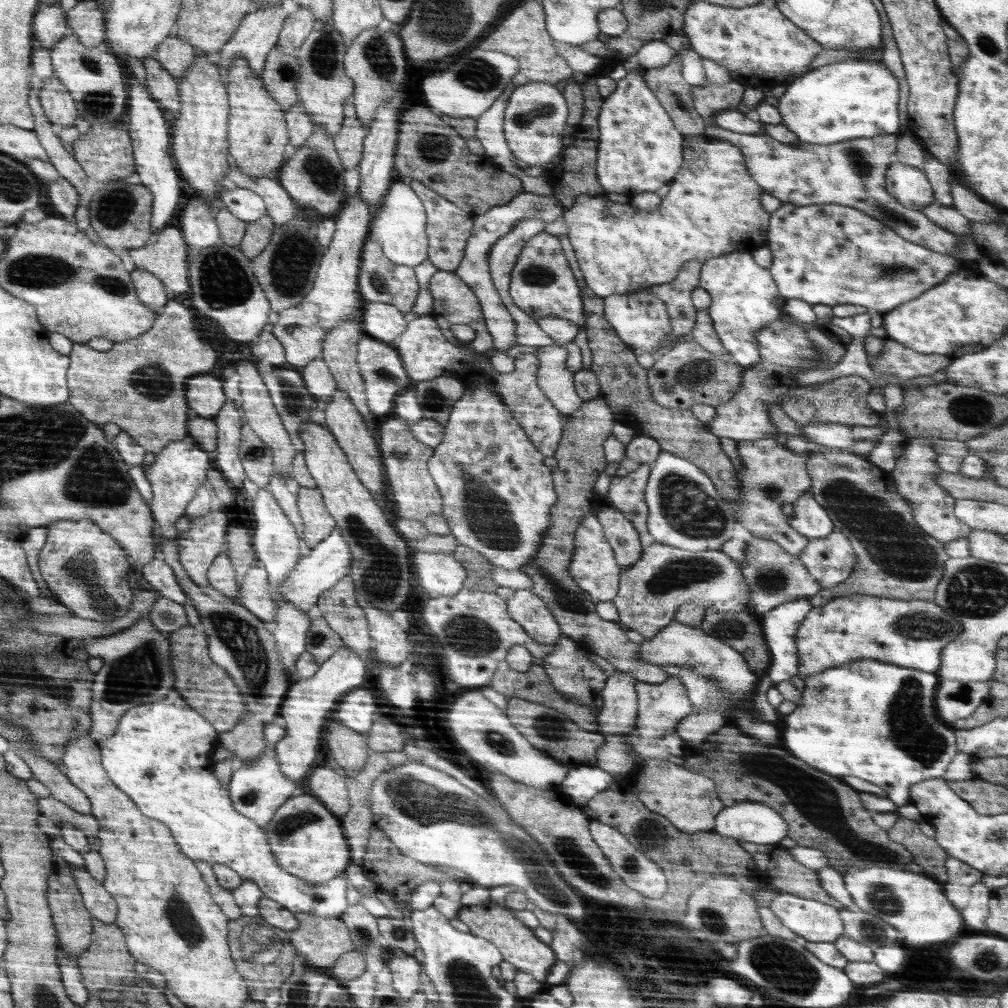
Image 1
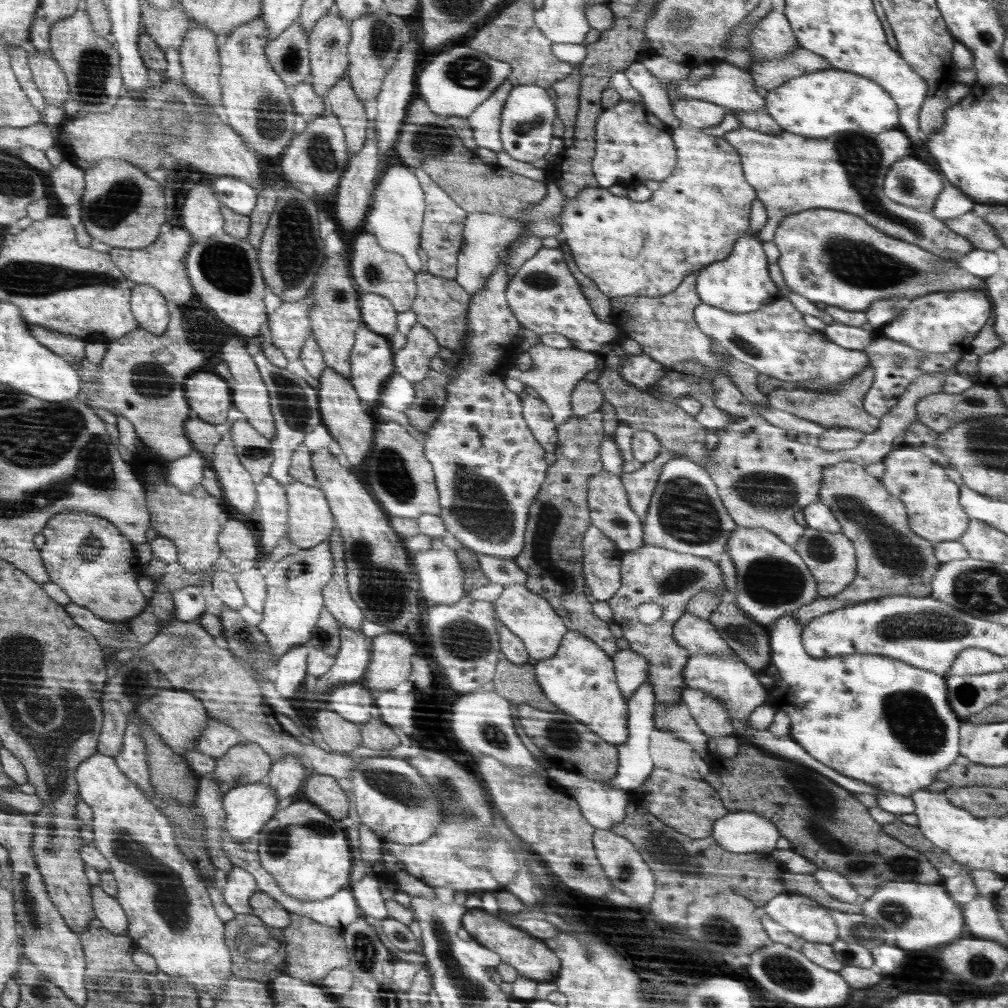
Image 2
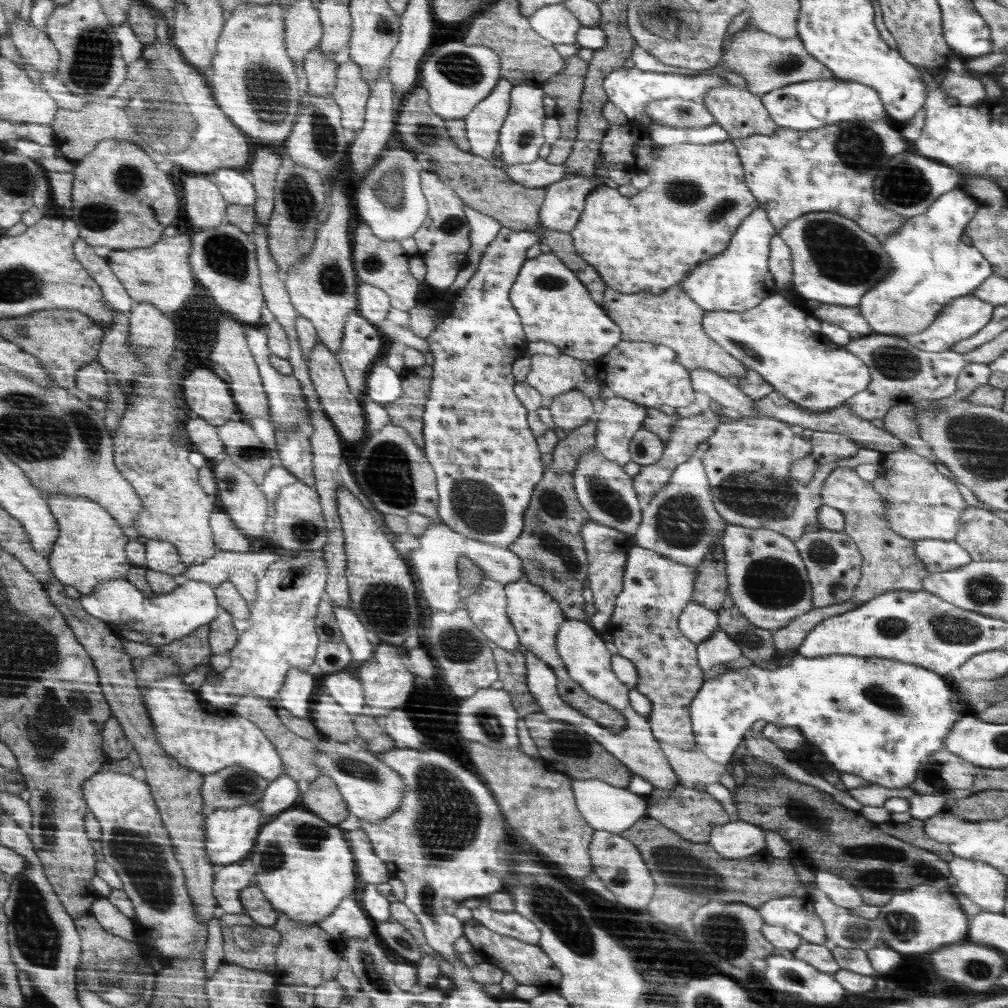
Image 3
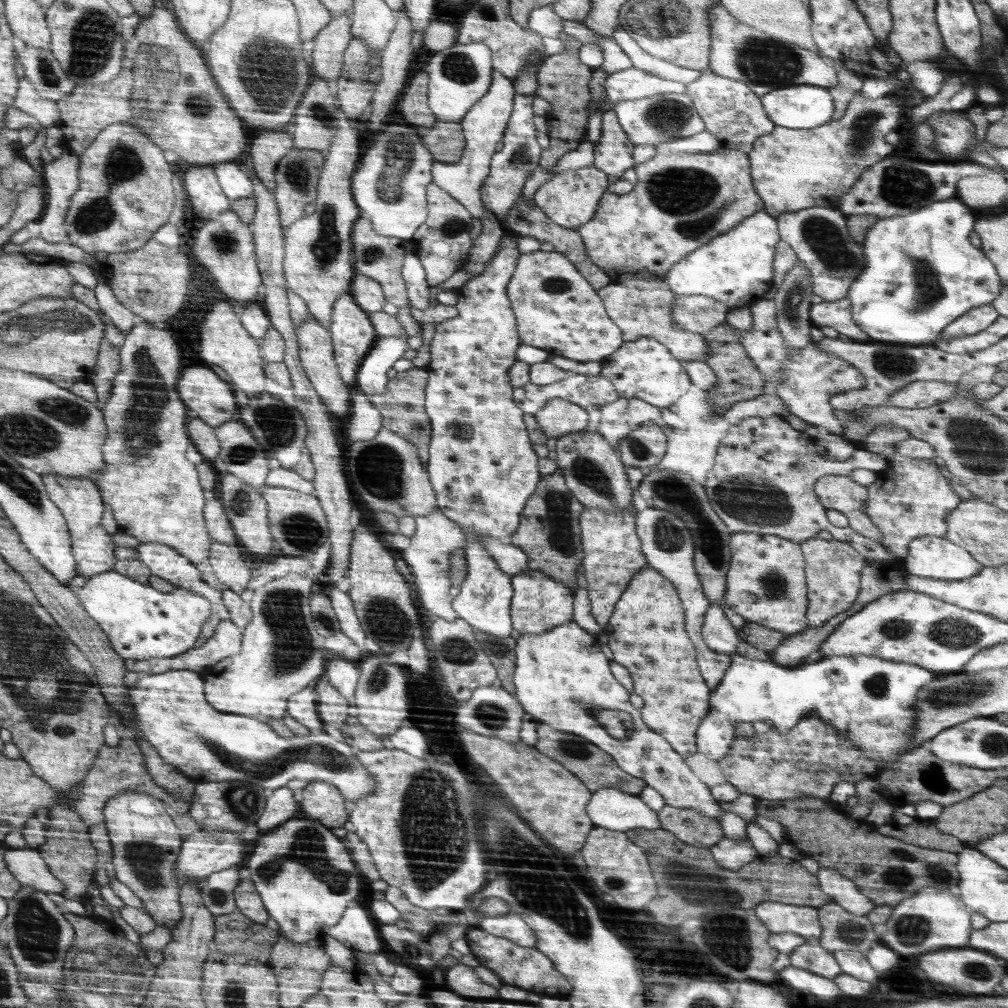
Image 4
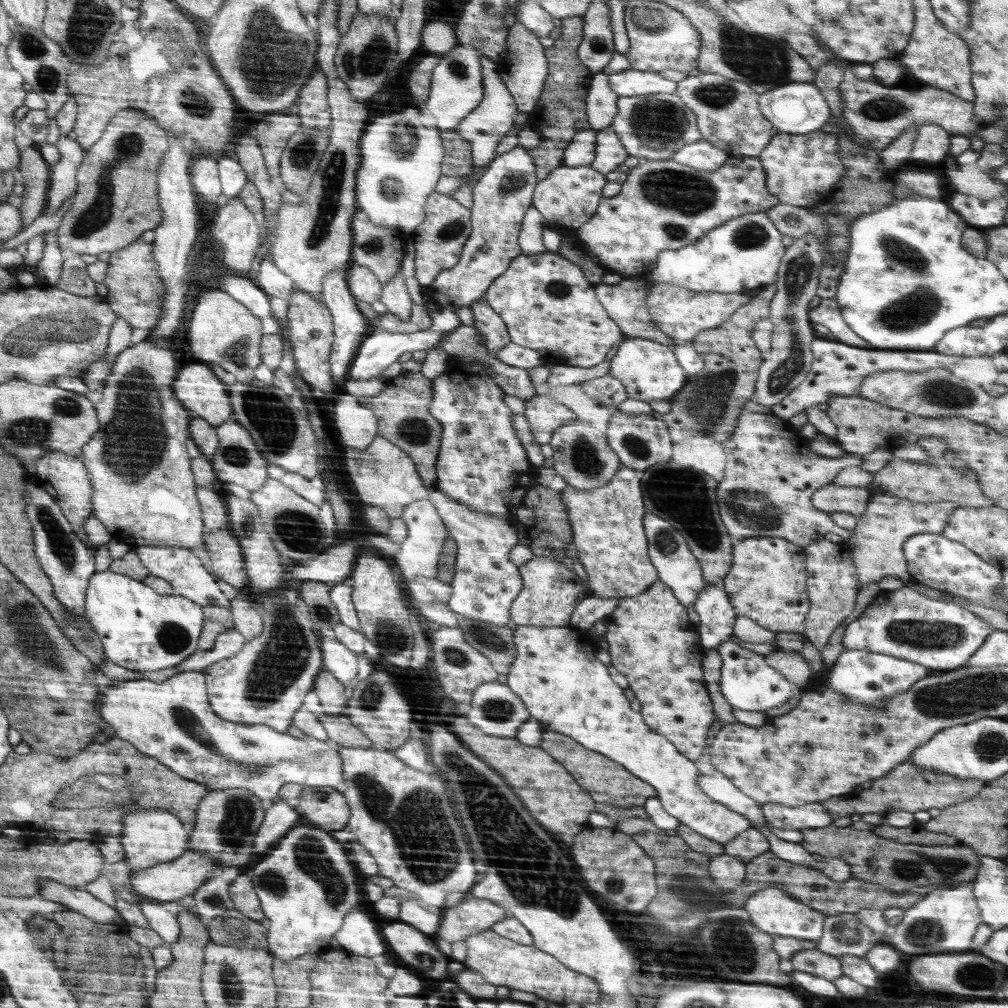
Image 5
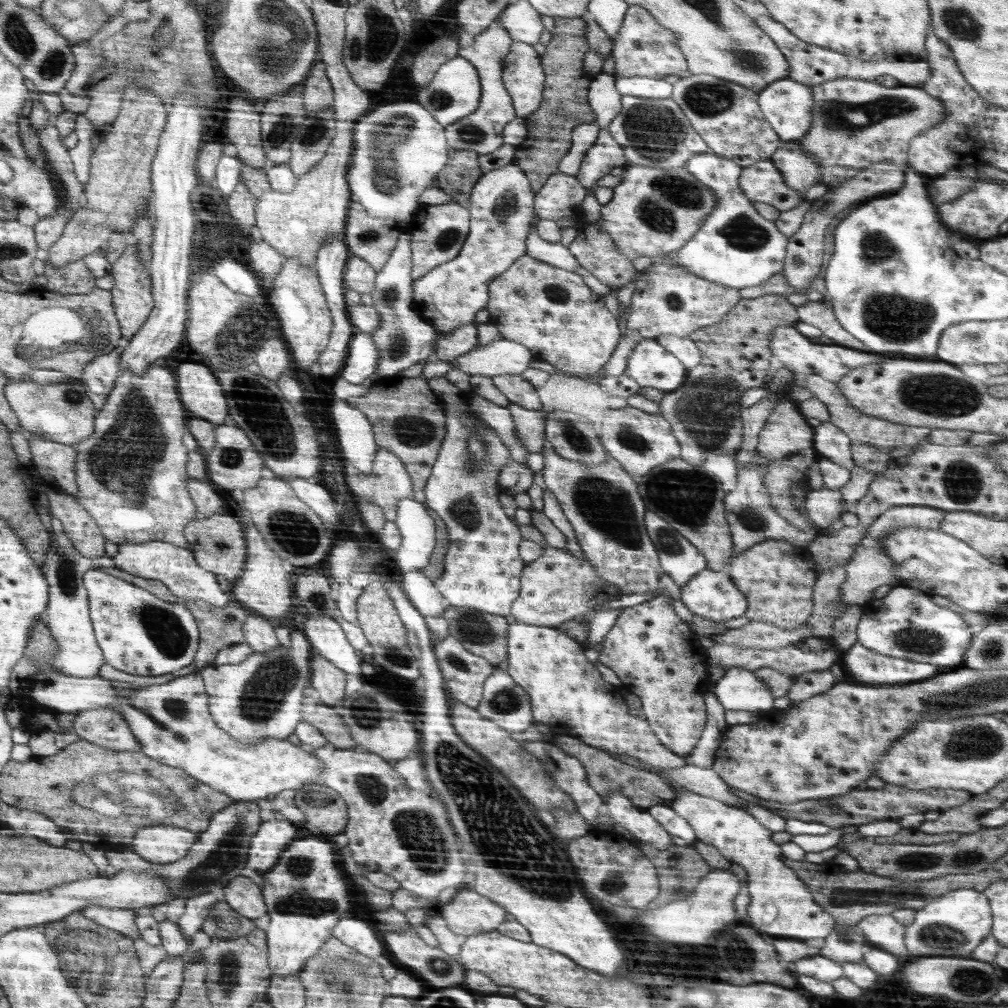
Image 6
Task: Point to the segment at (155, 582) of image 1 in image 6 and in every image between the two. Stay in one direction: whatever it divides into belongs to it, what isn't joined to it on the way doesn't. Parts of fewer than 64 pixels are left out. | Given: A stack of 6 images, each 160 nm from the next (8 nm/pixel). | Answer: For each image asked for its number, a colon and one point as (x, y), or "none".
2: (189, 603)
3: (156, 620)
4: (141, 622)
5: (142, 630)
6: (139, 633)

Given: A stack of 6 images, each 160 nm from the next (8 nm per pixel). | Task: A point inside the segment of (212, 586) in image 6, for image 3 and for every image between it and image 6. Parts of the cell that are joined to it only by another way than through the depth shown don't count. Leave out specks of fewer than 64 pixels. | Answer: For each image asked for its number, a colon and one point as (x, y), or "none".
3: (160, 556)
4: (163, 561)
5: (178, 565)

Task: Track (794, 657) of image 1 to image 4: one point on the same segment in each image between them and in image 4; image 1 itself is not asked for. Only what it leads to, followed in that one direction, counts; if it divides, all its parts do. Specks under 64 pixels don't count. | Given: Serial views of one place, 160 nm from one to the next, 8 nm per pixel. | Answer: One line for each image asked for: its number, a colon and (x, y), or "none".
2: (877, 719)
3: (876, 718)
4: (871, 701)

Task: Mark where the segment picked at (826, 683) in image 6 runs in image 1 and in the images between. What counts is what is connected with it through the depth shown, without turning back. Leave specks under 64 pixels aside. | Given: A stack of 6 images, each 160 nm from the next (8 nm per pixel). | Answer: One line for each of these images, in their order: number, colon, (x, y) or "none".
1: (774, 577)
2: (772, 579)
3: (768, 582)
4: (766, 584)
5: (767, 582)

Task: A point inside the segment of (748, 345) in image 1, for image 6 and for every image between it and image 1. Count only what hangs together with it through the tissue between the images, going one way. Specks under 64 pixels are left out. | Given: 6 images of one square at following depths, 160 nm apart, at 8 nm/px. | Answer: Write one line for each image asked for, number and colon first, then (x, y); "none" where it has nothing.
2: (740, 283)
3: (738, 279)
4: (736, 267)
5: (743, 254)
6: (736, 247)

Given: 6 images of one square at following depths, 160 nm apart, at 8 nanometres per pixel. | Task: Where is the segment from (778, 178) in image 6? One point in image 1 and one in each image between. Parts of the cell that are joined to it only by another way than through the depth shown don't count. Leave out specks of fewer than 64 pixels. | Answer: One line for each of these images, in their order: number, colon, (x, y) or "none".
1: (713, 208)
2: (628, 248)
3: (649, 242)
4: (680, 203)
5: (663, 205)

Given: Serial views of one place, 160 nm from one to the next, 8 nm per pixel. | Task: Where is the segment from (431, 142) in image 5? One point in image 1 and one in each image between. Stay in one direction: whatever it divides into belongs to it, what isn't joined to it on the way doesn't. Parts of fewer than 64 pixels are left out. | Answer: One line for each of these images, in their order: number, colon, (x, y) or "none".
1: (399, 226)
2: (397, 217)
3: (408, 208)
4: (403, 209)

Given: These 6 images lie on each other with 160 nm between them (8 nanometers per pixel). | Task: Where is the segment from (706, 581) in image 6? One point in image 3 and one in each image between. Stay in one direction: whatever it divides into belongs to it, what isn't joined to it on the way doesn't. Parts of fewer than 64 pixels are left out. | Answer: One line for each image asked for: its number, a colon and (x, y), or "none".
3: (713, 655)
4: (719, 635)
5: (717, 616)

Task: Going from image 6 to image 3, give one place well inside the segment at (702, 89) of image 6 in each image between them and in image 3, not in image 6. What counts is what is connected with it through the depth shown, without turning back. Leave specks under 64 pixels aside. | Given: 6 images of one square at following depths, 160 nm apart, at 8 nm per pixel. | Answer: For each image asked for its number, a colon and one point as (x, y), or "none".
3: (741, 113)
4: (732, 112)
5: (727, 112)

